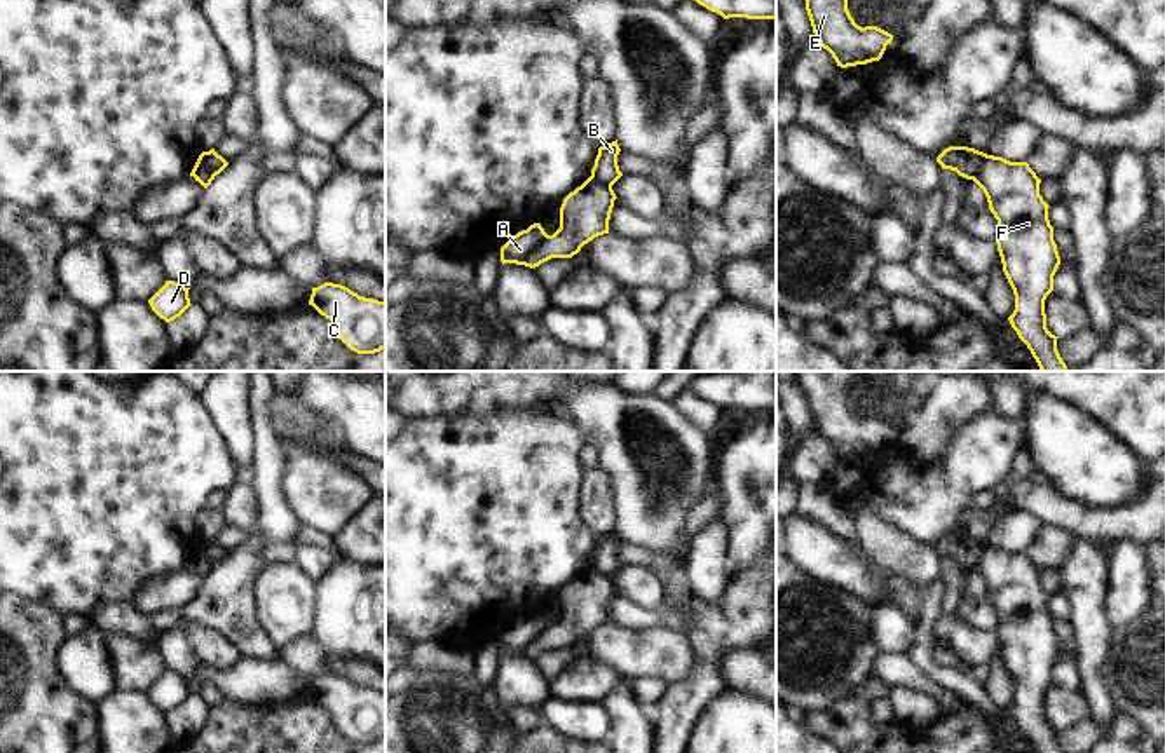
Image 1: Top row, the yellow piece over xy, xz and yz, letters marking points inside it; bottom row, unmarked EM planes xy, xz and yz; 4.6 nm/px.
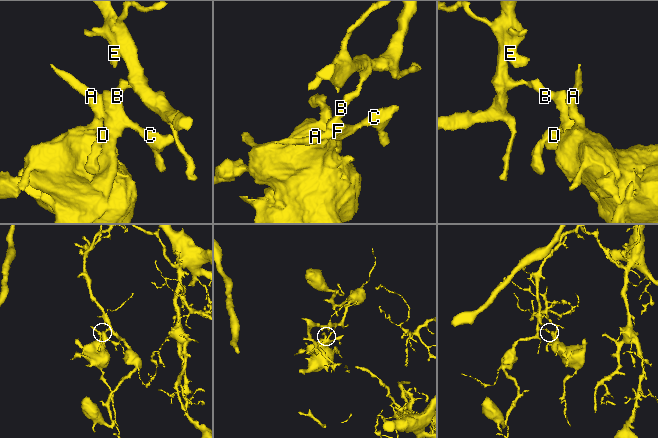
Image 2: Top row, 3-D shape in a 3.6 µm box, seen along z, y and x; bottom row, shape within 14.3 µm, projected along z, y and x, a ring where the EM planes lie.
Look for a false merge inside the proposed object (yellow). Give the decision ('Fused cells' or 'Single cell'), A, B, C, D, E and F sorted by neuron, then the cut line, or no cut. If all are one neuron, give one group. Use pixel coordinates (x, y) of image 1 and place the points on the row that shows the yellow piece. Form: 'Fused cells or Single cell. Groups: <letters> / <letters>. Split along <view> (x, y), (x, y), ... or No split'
Fused cells. Groups: A C D F / B E. Split along yz (981, 152), (981, 162), (972, 178)

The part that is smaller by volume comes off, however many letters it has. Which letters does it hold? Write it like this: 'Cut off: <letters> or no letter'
Cut off: A, C, D, F

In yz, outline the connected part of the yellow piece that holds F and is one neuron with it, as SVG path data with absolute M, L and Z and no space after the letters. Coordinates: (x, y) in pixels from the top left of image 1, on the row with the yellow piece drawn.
M980 152L973 181L984 190L989 209L998 220L998 251L1003 272L1015 295L1015 310L1008 317L1019 338L1027 345L1041 371L1071 371L1057 350L1057 338L1046 328L1045 300L1053 291L1053 275L1060 265L1048 204L1039 195L1041 180L1027 162L1010 162Z

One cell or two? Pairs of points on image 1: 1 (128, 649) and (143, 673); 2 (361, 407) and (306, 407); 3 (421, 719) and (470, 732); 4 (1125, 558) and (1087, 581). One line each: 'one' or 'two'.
1: one
2: one
3: one
4: two

